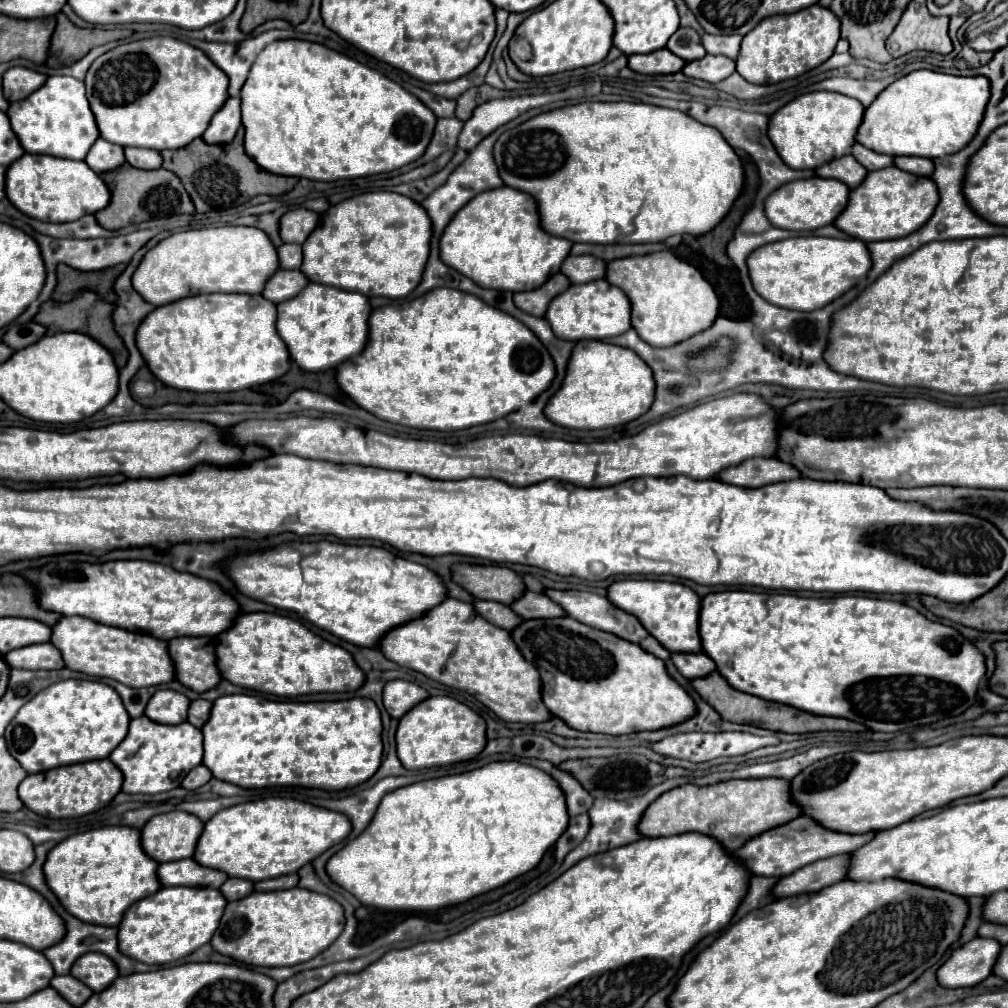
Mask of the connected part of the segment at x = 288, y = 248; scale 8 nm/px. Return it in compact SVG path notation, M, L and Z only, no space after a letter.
M282 244L278 248L280 266L302 266L302 246L296 244Z

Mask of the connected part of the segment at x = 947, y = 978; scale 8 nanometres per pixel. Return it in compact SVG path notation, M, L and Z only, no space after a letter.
M974 938L952 952L938 968L938 982L946 988L976 986L986 980L1000 958L1000 942L994 938Z

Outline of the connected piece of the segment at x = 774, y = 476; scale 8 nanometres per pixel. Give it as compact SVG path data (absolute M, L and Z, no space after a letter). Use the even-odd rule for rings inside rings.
M752 458L742 462L740 466L732 466L720 474L722 482L744 486L744 488L760 488L764 484L796 480L802 474L794 466L786 466L778 458Z

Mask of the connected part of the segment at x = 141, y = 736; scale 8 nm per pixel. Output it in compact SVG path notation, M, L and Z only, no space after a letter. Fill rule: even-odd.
M146 716L130 722L128 736L112 750L110 760L122 770L122 790L128 794L158 794L178 788L188 770L202 764L202 732L190 722L176 726L156 724Z

